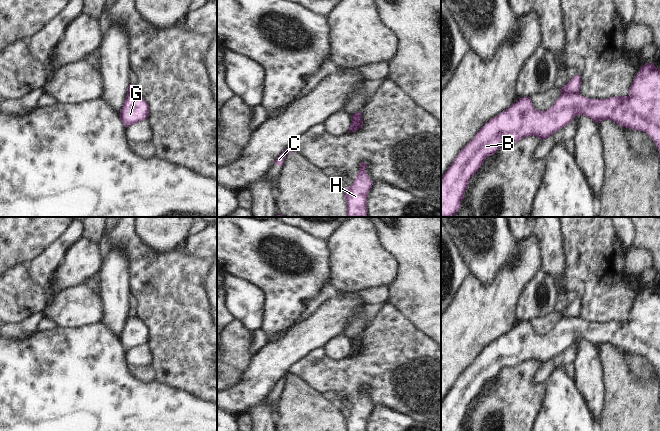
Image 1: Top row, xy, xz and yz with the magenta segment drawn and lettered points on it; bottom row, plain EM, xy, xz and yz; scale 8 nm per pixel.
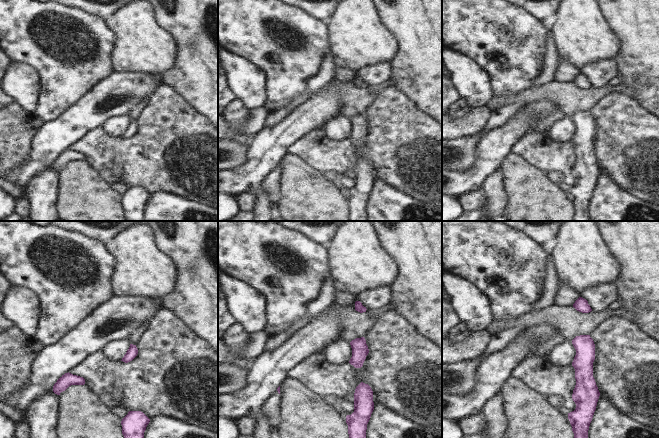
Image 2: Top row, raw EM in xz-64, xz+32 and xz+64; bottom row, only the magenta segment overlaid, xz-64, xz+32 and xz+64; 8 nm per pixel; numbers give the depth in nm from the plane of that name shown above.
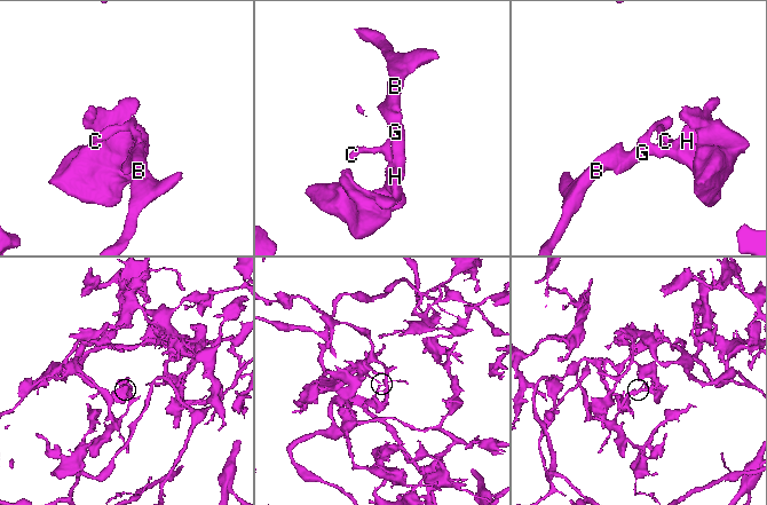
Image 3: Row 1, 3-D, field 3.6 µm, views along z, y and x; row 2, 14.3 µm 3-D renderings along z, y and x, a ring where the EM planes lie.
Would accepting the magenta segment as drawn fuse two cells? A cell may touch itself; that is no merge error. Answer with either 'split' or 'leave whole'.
split

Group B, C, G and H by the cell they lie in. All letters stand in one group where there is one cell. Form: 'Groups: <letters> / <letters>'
Groups: B G H / C

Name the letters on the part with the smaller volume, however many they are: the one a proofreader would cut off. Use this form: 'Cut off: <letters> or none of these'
Cut off: C

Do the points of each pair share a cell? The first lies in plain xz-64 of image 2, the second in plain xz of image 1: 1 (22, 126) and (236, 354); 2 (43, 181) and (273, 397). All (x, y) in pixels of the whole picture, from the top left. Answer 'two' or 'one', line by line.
1: one
2: two

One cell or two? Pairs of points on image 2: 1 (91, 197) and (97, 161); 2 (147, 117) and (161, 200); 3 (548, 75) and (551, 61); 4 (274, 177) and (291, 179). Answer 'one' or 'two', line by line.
1: two
2: two
3: one
4: two

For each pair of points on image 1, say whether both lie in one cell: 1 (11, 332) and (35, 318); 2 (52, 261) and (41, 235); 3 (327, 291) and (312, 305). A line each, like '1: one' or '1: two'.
1: one
2: two
3: one

